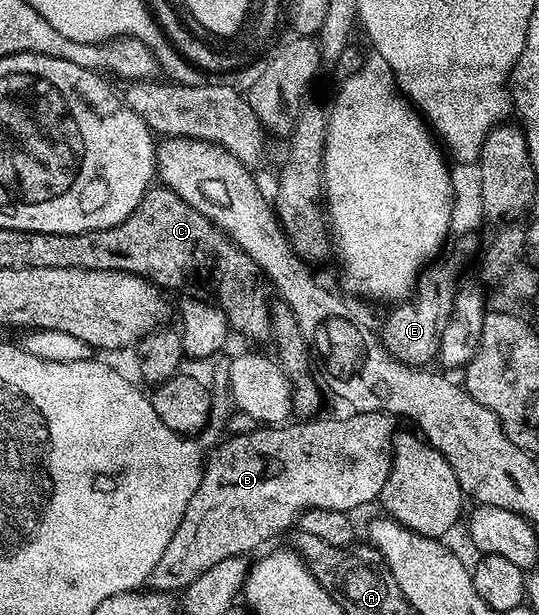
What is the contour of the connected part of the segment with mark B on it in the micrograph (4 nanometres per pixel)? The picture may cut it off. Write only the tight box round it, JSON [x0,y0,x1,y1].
[149,411,397,593]

